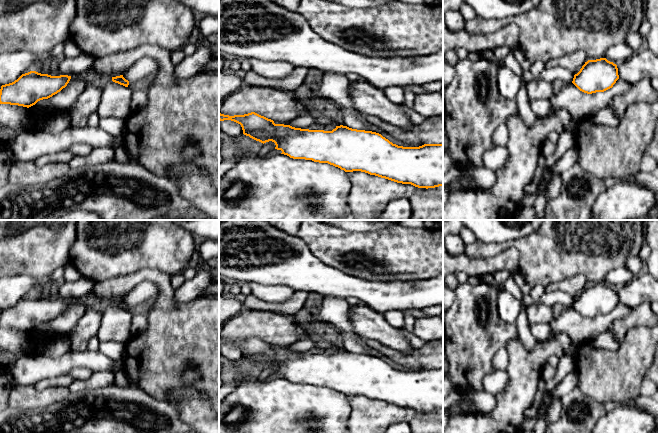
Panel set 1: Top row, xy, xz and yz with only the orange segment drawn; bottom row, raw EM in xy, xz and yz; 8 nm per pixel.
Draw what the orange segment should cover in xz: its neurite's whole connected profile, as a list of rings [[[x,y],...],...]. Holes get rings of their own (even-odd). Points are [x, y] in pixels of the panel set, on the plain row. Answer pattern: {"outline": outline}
{"outline": [[[219,336],[219,344],[231,344],[240,348],[244,359],[263,368],[272,365],[276,369],[275,373],[281,374],[281,378],[293,383],[328,387],[345,396],[361,395],[418,412],[443,410],[443,368],[403,371],[372,355],[352,353],[343,349],[336,350],[332,355],[301,353],[275,348],[273,344],[255,336],[234,340]]]}

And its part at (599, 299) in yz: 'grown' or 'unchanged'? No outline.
unchanged

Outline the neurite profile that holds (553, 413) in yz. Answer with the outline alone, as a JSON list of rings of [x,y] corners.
[[[555,399],[551,402],[549,409],[547,411],[547,423],[553,423],[557,421],[561,413],[561,401],[560,399]]]

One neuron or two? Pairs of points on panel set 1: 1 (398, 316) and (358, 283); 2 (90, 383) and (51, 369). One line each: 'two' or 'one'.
1: two
2: two

